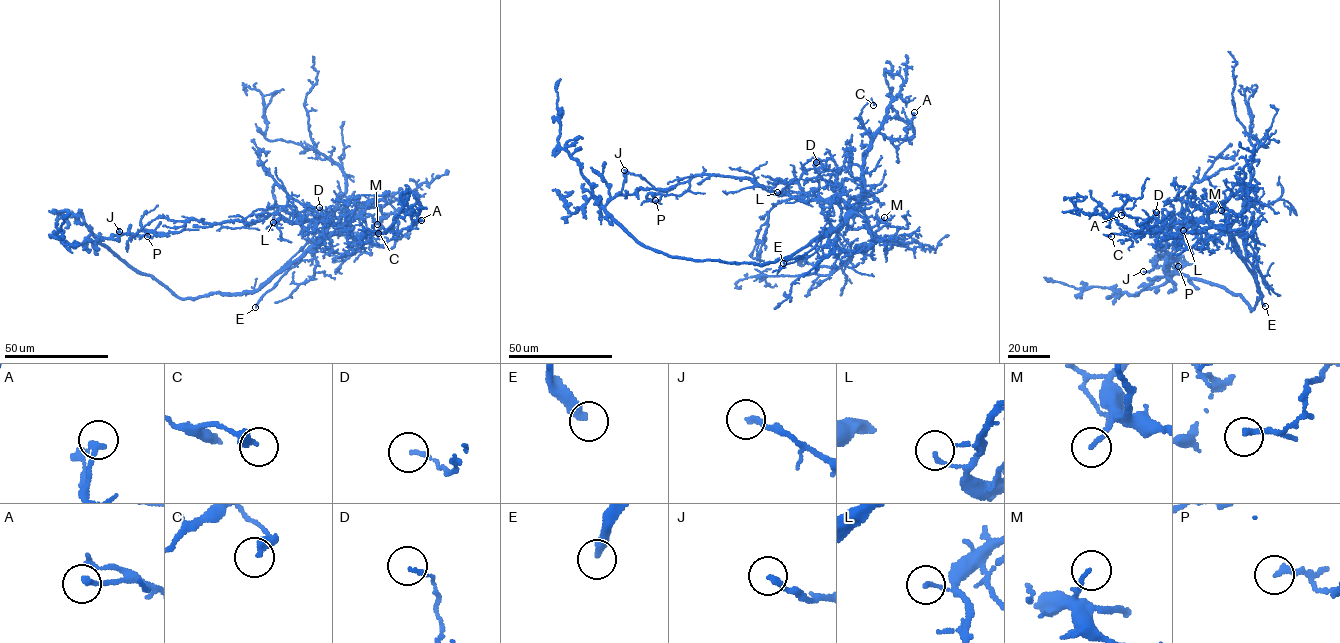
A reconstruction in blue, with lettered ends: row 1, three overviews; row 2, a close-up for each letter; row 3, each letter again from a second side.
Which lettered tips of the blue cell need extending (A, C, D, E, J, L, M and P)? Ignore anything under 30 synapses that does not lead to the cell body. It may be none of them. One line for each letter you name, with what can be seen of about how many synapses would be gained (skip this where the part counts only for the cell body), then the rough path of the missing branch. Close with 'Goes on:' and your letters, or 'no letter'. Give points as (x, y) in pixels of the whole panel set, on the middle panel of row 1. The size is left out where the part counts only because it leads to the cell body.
E: missing branch runs (783, 263), (782, 267), (785, 265), (789, 270), (804, 273), (806, 268), (803, 263), (807, 262)
Goes on: E

